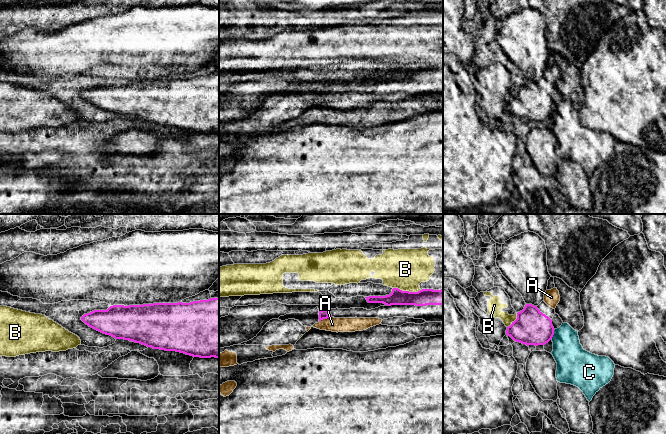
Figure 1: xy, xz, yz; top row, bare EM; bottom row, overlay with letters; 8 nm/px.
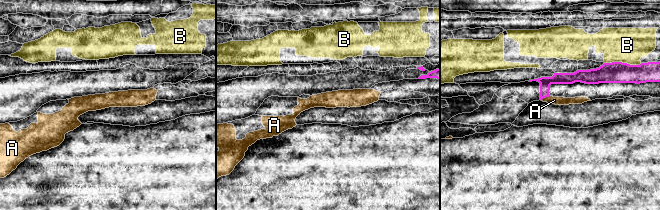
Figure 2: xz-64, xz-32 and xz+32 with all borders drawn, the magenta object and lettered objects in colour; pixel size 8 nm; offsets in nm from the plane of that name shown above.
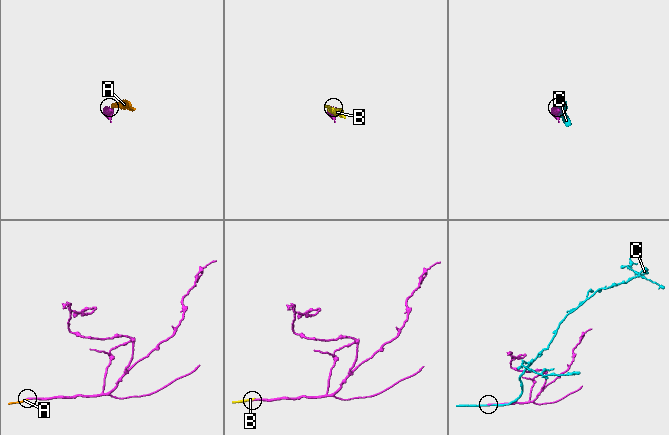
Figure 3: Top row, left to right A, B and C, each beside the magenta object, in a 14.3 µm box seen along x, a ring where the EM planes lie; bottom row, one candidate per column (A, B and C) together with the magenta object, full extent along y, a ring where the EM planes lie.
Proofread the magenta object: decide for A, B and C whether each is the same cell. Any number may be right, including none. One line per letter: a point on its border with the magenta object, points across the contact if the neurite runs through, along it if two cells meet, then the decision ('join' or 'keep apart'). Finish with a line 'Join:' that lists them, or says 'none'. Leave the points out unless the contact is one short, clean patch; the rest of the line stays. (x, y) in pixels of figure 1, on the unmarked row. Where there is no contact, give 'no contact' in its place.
A: contact xz (325, 94); way xz (323, 90), (325, 94), (332, 100); join
B: contact xz (407, 67); keep apart
C: contact yz (553, 110); keep apart
Join: A

